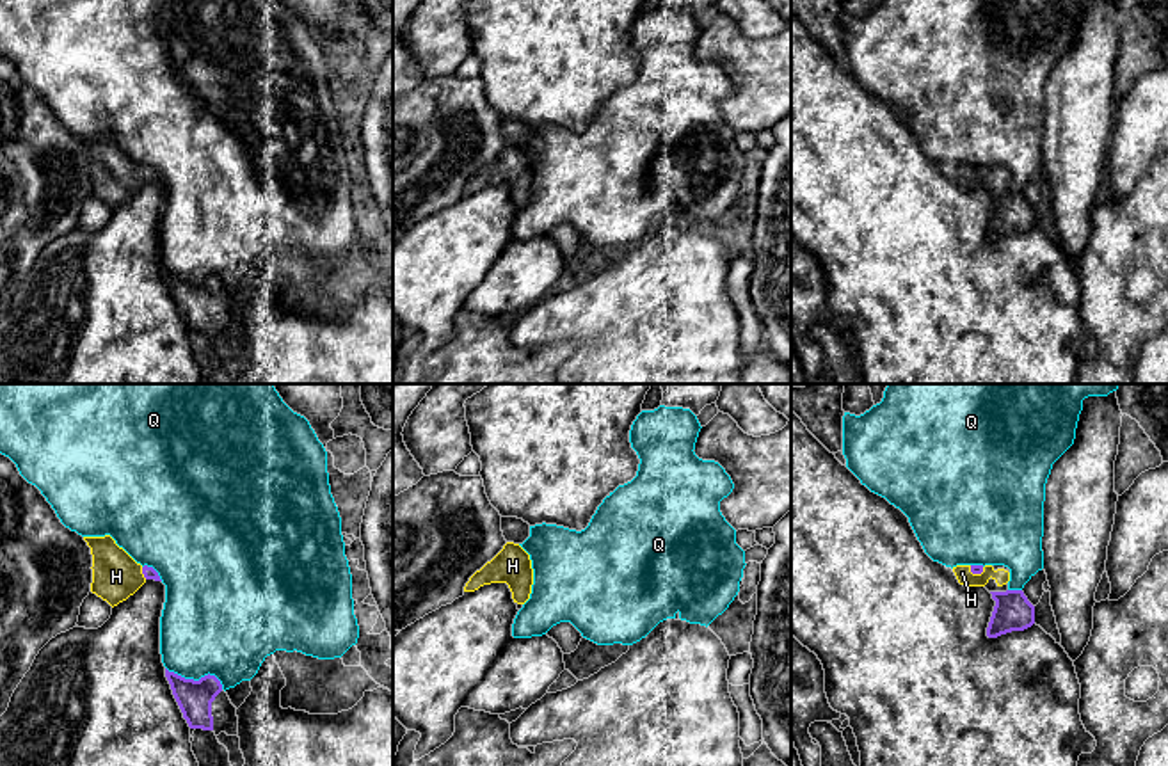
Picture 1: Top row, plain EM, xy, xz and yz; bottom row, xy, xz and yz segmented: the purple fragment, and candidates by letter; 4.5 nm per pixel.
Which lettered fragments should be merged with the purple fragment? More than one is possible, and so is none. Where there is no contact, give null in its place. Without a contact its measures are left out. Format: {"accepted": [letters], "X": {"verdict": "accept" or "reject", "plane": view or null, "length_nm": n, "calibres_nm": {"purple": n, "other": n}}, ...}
{"accepted": ["H"], "H": {"verdict": "accept", "plane": "xy", "length_nm": 60, "calibres_nm": {"purple": 60, "other": 220}}, "Q": {"verdict": "reject", "plane": "xy", "length_nm": 280, "calibres_nm": {"purple": 160, "other": 420}}}

